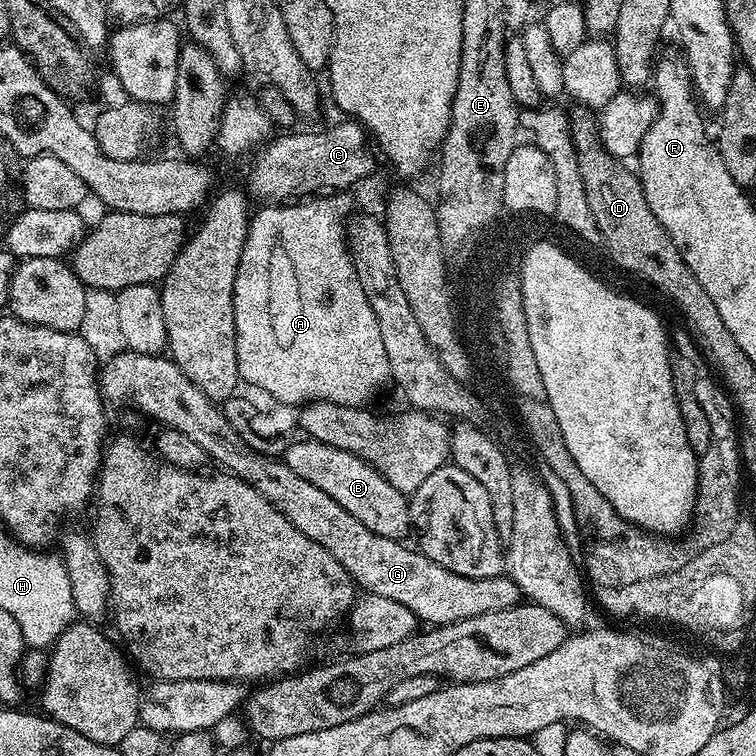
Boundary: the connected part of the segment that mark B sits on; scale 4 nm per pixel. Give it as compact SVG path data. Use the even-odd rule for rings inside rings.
M299 438L292 445L285 447L282 459L298 478L306 478L318 486L325 494L330 494L342 510L347 510L362 526L374 530L374 534L382 534L382 538L403 541L404 535L410 532L411 510L409 497L405 493L394 490L382 474L372 464L368 464L362 458L358 458L353 452L347 452L341 448L335 448L333 444L318 442L311 438Z

